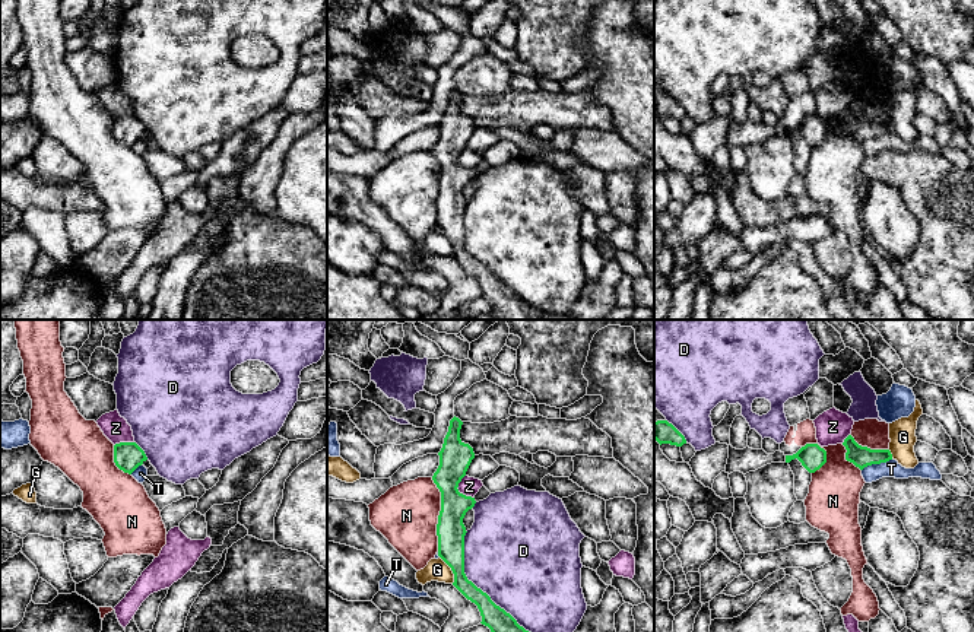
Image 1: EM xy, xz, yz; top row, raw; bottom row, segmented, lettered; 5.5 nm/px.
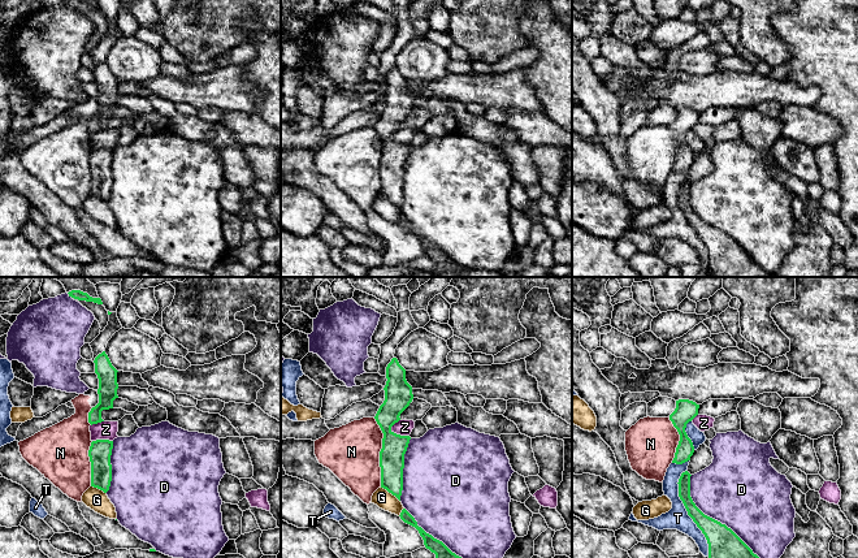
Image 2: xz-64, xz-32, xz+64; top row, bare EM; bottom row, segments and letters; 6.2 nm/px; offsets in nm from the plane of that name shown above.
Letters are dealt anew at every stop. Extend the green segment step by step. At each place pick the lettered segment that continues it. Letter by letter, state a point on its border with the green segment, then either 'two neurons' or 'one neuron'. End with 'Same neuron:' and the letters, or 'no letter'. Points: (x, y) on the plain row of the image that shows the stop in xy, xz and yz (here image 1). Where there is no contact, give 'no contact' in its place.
D: xz (481, 263) | two neurons
G: xz (451, 243) | two neurons
N: xz (440, 187) | two neurons
T: yz (876, 136) | two neurons
Z: xz (457, 162) | two neurons
Same neuron: no letter

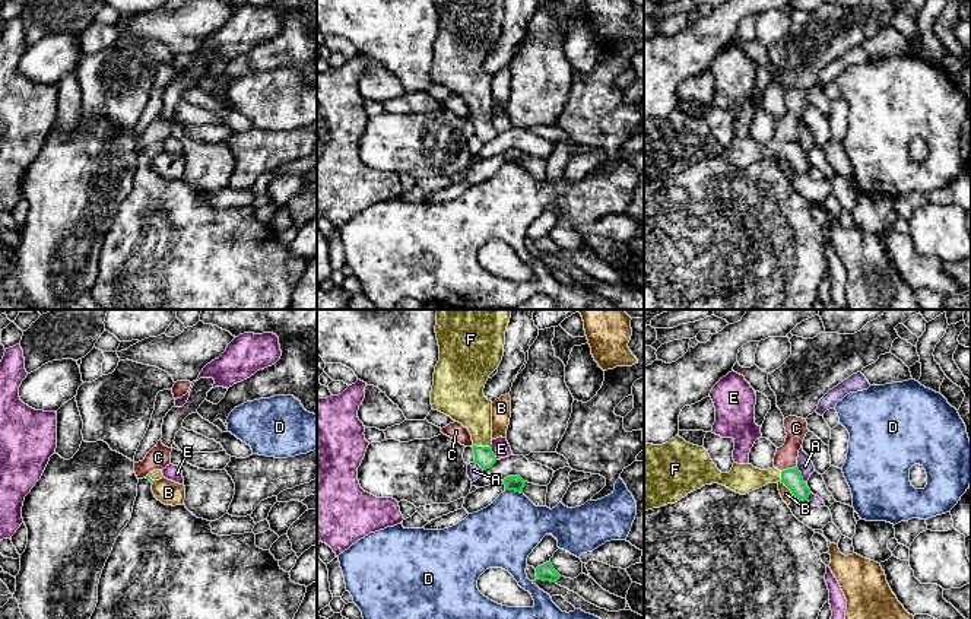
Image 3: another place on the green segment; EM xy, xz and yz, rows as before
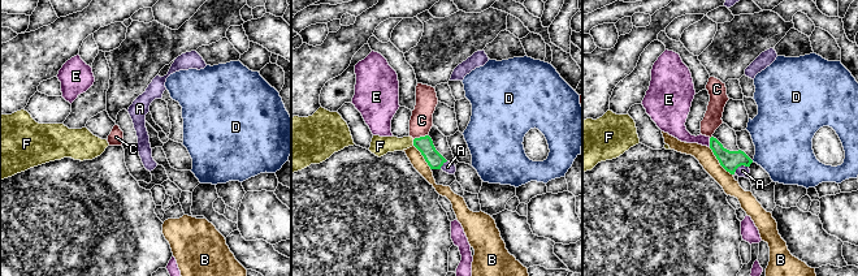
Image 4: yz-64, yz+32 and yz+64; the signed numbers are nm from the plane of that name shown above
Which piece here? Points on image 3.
A: yz (800, 149) | two neurons
B: yz (787, 159) | two neurons
C: yz (787, 142) | two neurons
D: xz (514, 162) | two neurons
E: xz (492, 126) | two neurons
F: xz (482, 120) | one neuron
Same neuron: F

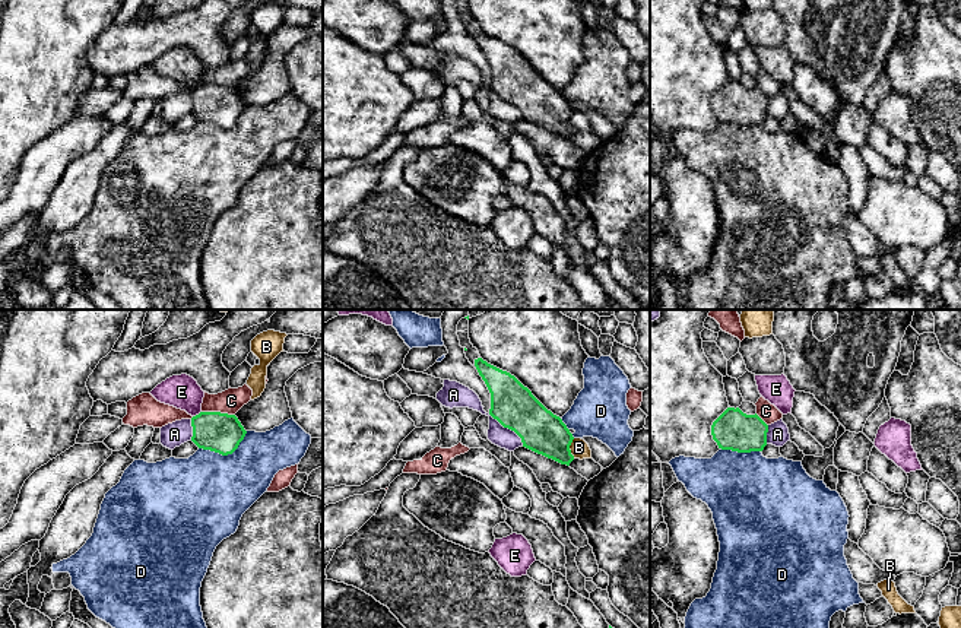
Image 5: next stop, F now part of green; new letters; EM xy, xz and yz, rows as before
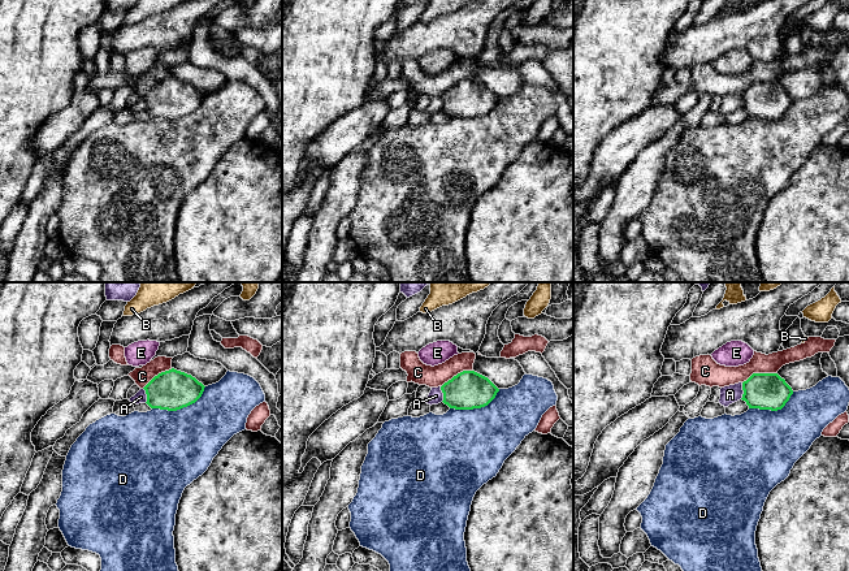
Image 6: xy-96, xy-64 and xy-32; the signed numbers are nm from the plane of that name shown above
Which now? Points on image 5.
A: xz (507, 100) | two neurons
B: xz (568, 121) | two neurons
C: xy (218, 85) | two neurons
D: xy (225, 127) | two neurons
E: xy (196, 88) | two neurons
Same neuron: no letter

